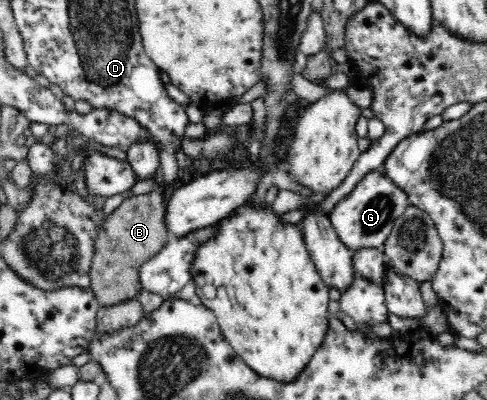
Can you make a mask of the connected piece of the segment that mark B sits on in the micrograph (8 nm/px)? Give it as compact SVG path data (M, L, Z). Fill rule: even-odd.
M151 191L145 195L125 198L118 208L105 217L98 228L94 243L94 257L90 267L90 289L101 306L133 299L142 292L139 267L145 261L152 259L171 238L163 224L165 212L162 193ZM113 269L119 269L114 279Z

